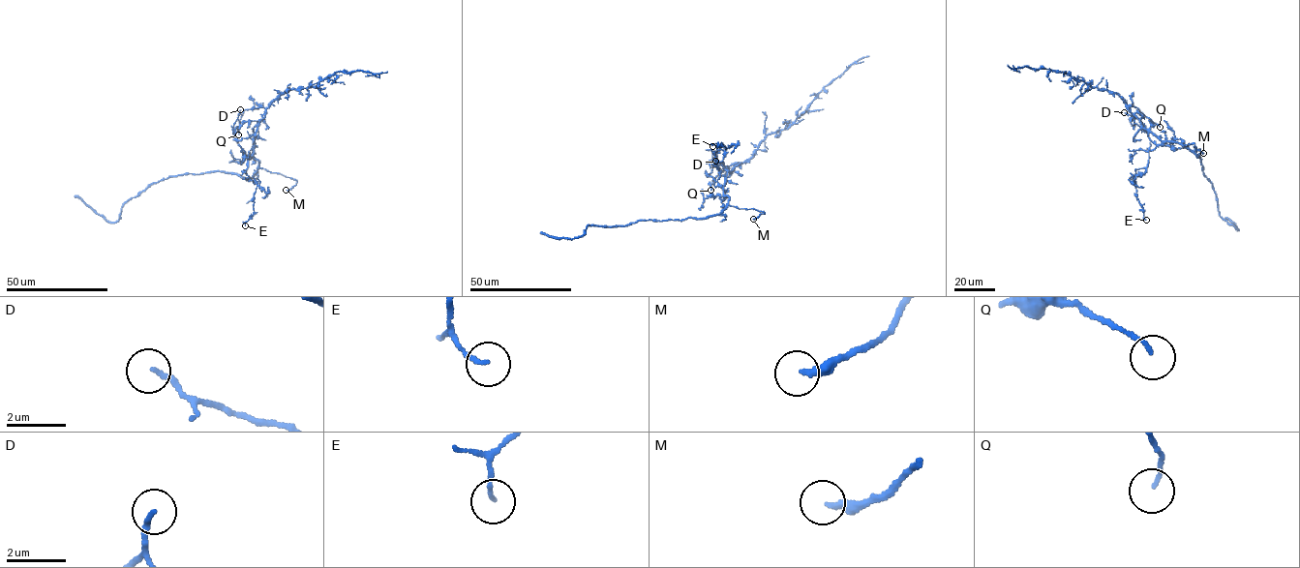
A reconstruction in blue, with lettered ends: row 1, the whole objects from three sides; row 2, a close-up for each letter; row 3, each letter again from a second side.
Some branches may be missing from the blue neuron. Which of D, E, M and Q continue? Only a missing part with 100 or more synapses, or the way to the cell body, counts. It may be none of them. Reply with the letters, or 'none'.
none

